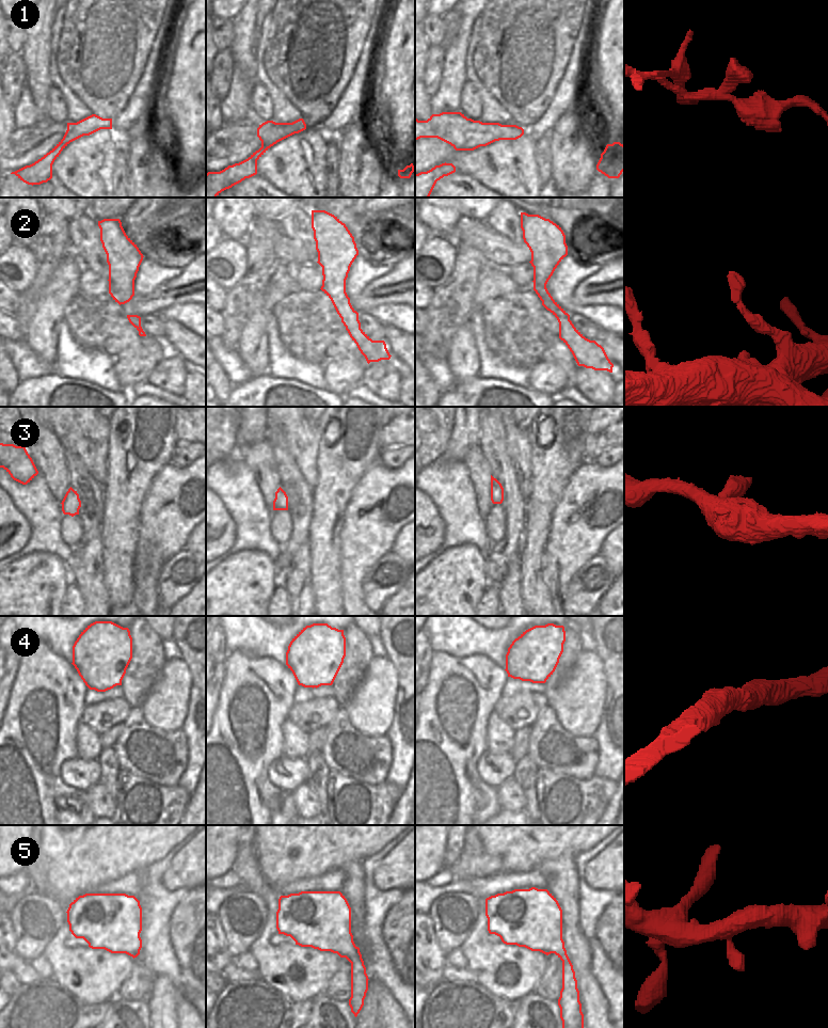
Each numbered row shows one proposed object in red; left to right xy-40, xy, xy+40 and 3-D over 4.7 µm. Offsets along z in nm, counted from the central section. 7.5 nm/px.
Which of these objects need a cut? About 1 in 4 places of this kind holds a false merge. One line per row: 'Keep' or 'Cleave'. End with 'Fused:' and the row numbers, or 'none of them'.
1: Cleave
2: Keep
3: Keep
4: Keep
5: Keep
Fused: 1

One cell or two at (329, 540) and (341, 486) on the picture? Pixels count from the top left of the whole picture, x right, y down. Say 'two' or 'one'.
one

